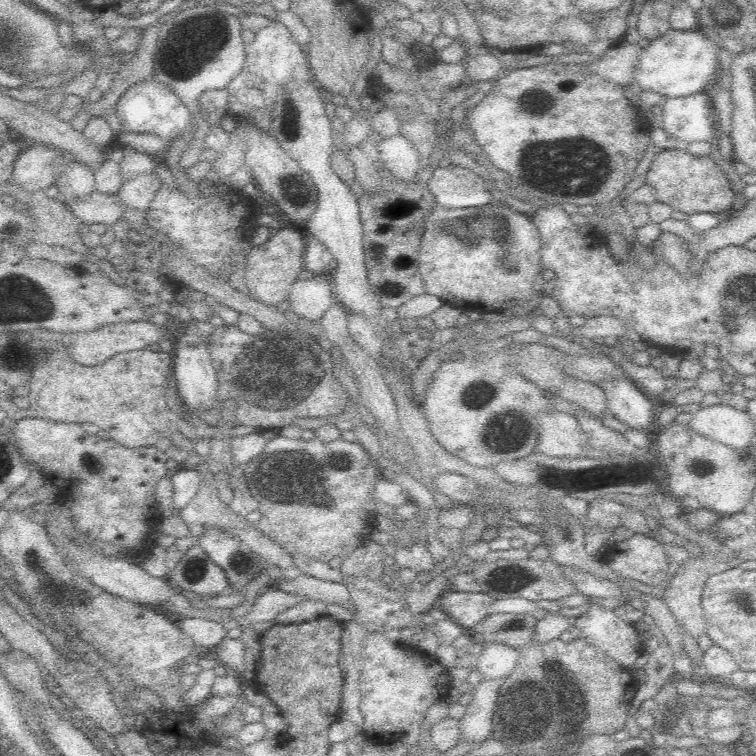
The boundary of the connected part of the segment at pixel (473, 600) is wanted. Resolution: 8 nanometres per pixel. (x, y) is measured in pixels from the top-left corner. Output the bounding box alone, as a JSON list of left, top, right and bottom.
[436,592,494,631]

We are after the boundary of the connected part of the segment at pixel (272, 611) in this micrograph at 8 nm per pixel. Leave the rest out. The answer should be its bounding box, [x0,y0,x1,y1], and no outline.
[247,587,306,629]

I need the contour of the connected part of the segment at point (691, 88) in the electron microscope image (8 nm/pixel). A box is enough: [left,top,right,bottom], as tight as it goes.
[633,26,723,98]

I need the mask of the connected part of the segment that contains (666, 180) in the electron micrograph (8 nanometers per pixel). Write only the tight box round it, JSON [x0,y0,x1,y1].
[645,149,736,214]

